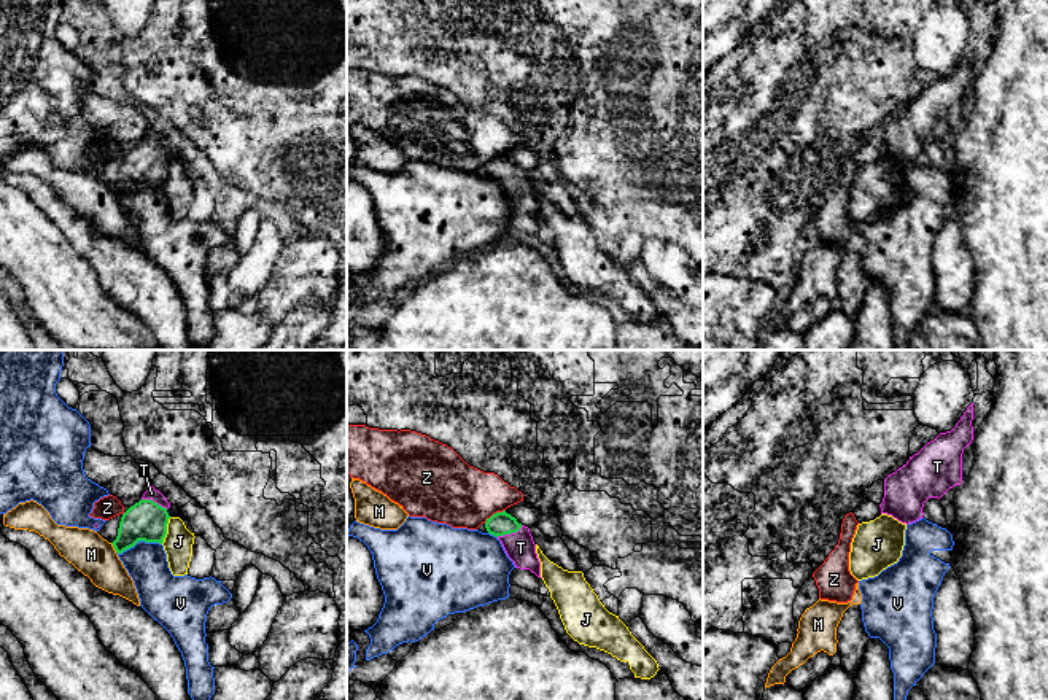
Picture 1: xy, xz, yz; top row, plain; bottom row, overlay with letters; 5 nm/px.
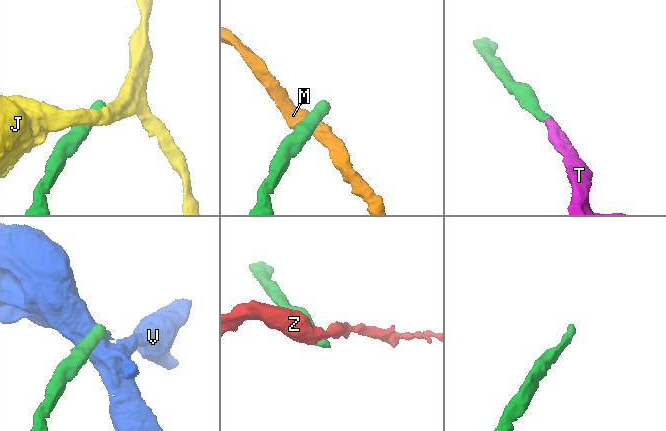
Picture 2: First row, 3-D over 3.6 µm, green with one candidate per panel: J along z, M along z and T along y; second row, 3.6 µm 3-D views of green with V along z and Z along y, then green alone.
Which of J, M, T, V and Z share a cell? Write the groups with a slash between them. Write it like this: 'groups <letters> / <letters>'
groups J / M / T / V / Z

